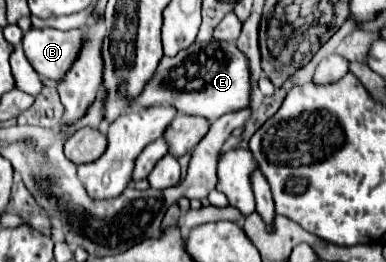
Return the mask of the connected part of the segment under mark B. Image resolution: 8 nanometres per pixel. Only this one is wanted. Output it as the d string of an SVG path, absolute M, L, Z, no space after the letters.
M30 29L24 33L22 45L30 65L46 79L62 81L66 71L78 59L86 41L86 29Z

